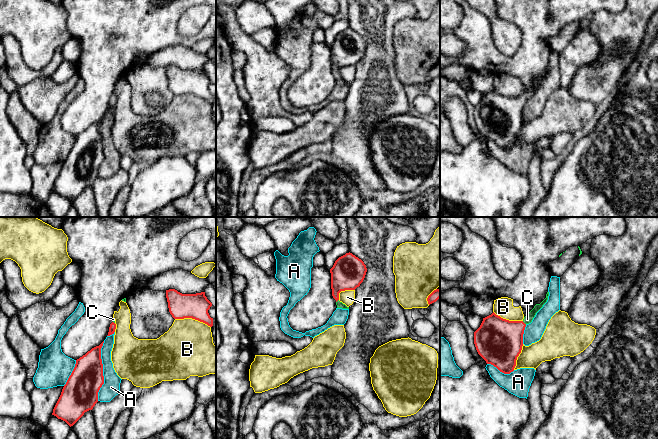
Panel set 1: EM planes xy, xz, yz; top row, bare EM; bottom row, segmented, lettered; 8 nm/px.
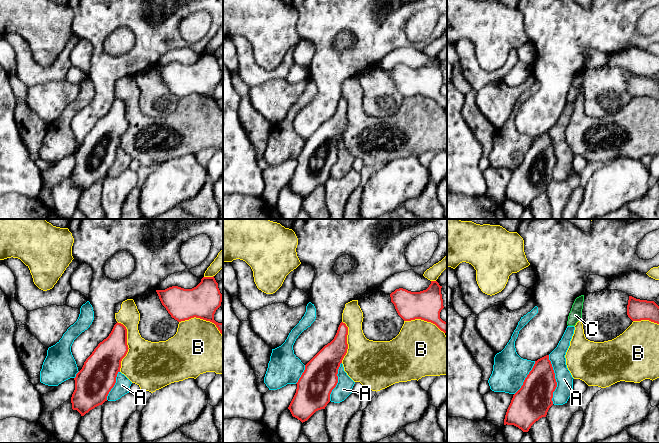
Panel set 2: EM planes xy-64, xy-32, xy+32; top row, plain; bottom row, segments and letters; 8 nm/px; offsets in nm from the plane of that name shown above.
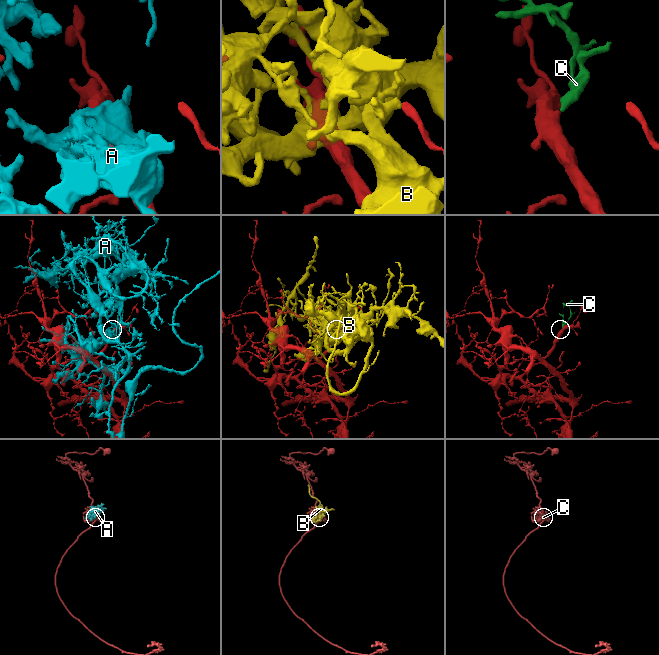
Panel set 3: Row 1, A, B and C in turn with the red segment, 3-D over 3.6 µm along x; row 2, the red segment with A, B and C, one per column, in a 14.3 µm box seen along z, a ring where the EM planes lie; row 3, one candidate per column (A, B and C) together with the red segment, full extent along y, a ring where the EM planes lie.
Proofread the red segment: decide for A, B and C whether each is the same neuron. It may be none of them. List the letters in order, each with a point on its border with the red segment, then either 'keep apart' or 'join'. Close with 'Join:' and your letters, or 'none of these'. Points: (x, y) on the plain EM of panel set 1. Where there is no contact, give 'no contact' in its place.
A: xy (102, 147) | keep apart
B: xy (193, 94) | keep apart
C: yz (524, 99) | join
Join: C

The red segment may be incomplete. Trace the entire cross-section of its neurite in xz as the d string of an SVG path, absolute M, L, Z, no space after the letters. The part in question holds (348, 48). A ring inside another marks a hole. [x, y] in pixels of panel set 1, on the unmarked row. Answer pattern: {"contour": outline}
{"contour": "M350 28L335 37L330 49L332 72L336 76L337 84L349 85L339 77L339 69L345 66L355 66L359 63L366 48L367 44L364 38Z"}

